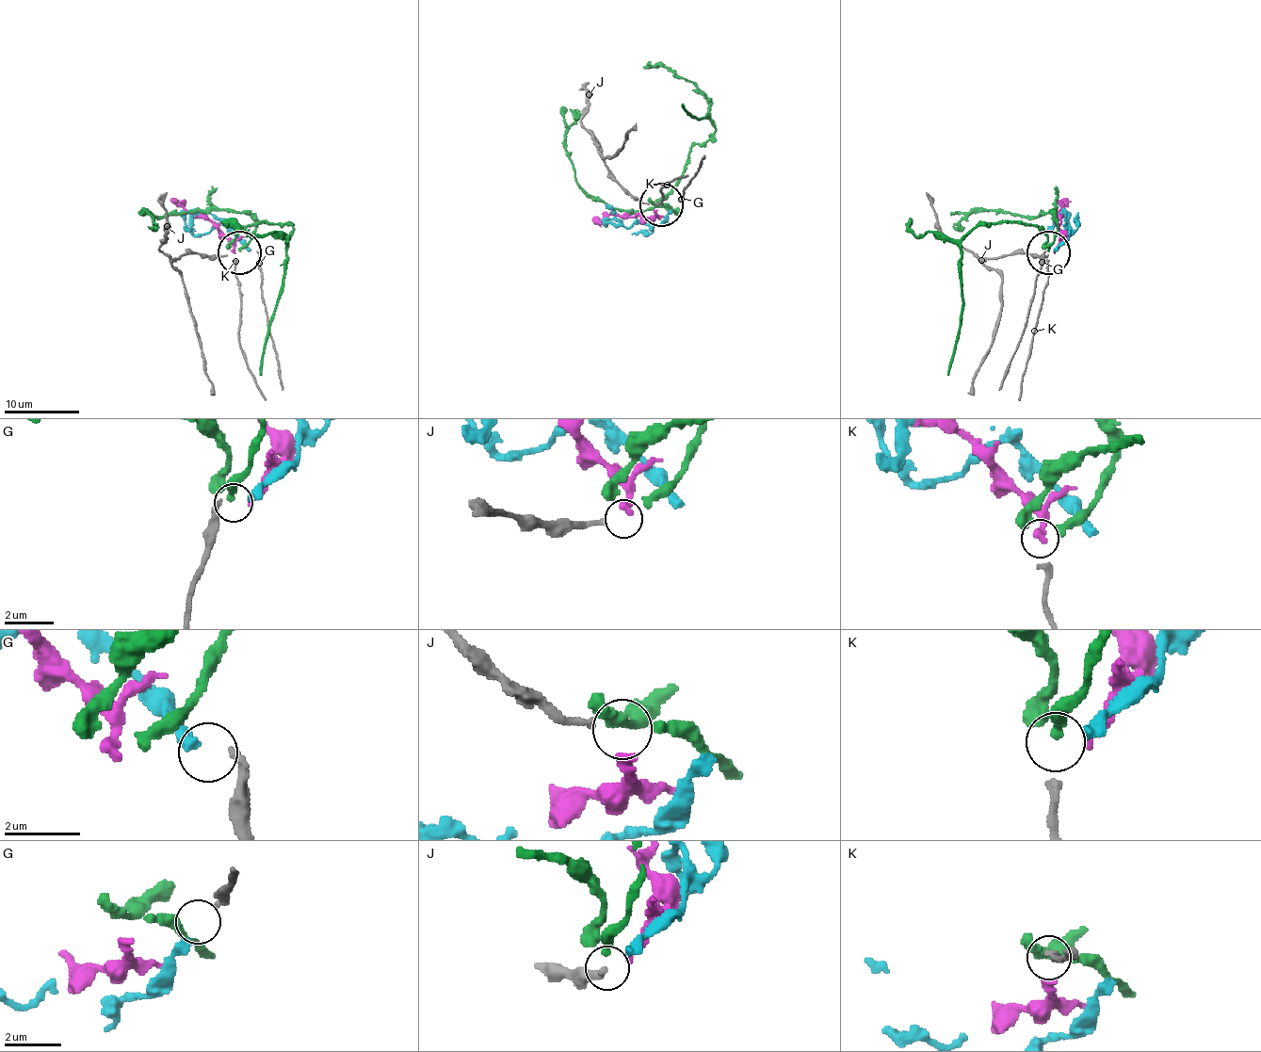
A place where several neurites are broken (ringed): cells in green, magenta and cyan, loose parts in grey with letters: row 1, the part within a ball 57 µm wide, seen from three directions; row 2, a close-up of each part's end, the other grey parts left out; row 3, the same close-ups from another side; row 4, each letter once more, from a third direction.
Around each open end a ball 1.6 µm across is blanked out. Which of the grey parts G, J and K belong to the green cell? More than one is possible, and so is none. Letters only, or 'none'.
none

